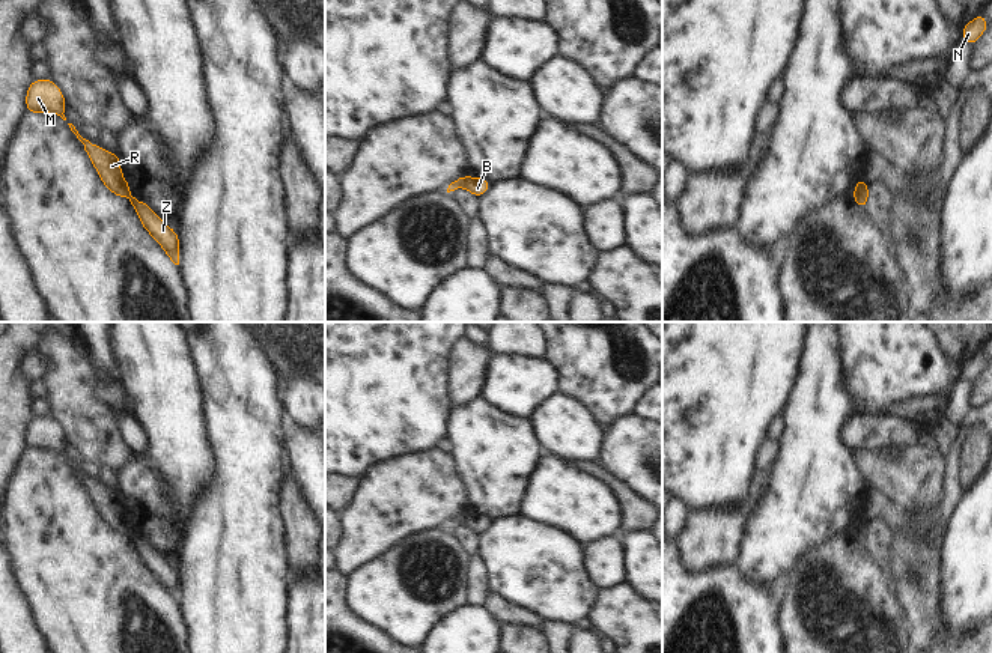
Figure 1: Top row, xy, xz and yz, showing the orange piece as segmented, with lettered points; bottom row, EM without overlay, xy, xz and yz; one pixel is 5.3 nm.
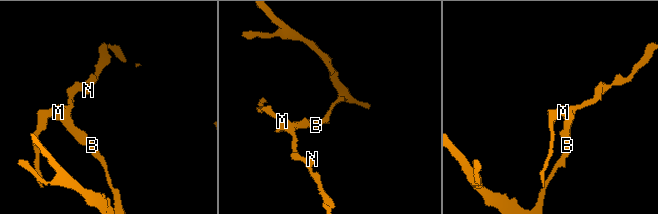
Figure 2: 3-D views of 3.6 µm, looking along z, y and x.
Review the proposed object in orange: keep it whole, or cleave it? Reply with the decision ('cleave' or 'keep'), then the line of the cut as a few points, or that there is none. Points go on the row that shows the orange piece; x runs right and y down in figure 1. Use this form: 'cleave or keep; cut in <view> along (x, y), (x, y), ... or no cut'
cleave; cut in yz along (867, 188), (854, 197)

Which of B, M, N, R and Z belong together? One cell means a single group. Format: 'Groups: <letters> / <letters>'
Groups: B Z / M N R

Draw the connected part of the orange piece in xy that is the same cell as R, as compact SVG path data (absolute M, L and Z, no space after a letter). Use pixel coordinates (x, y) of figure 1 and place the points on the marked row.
M68 123L71 131L84 144L84 150L98 172L102 184L117 197L131 197L131 188L122 175L120 156L105 150L101 146L92 144L89 140L83 138L72 123Z

